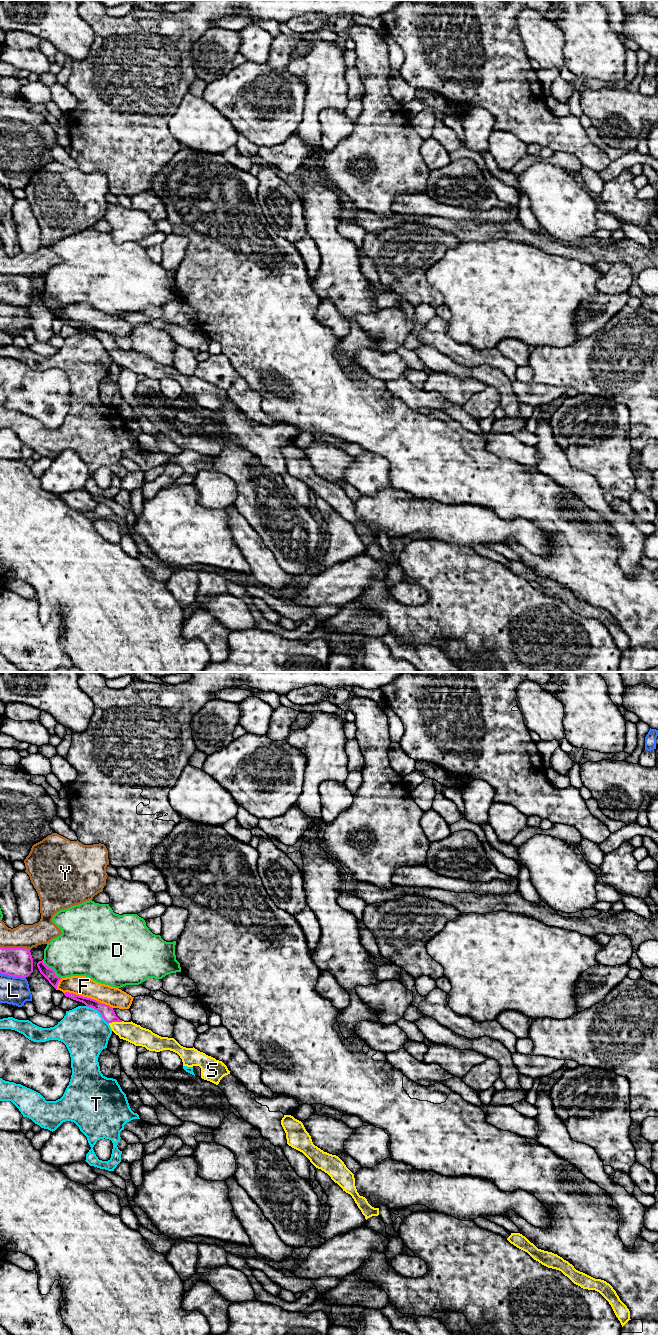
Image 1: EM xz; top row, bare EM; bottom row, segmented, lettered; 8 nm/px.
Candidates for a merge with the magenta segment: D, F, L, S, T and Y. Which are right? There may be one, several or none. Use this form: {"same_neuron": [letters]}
{"same_neuron": ["S"]}

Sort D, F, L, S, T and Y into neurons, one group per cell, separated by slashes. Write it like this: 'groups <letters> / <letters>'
groups D / F / L / S / T / Y

